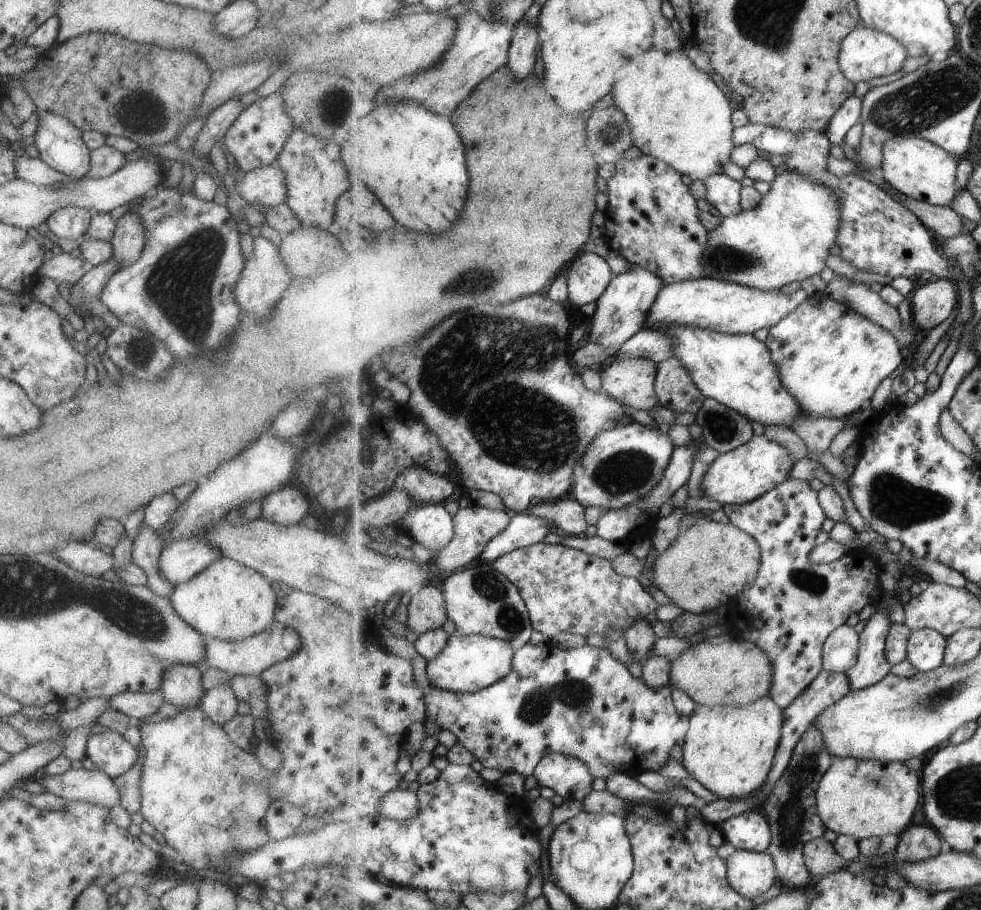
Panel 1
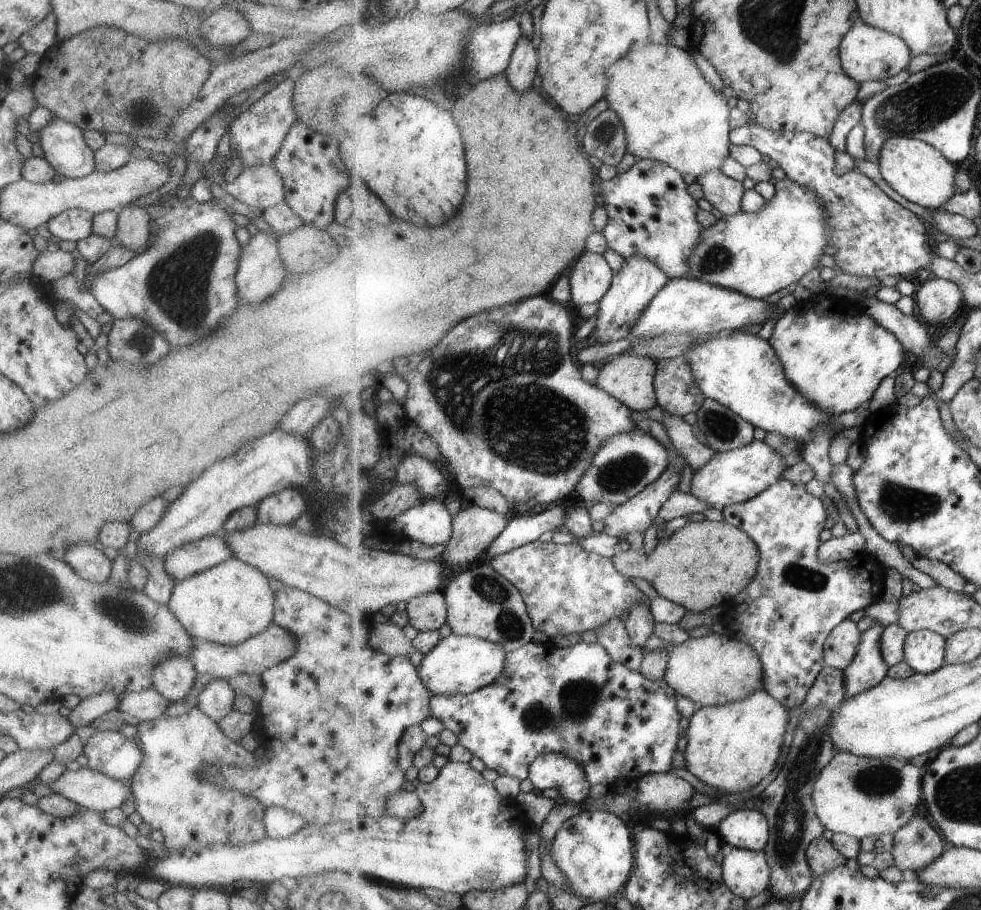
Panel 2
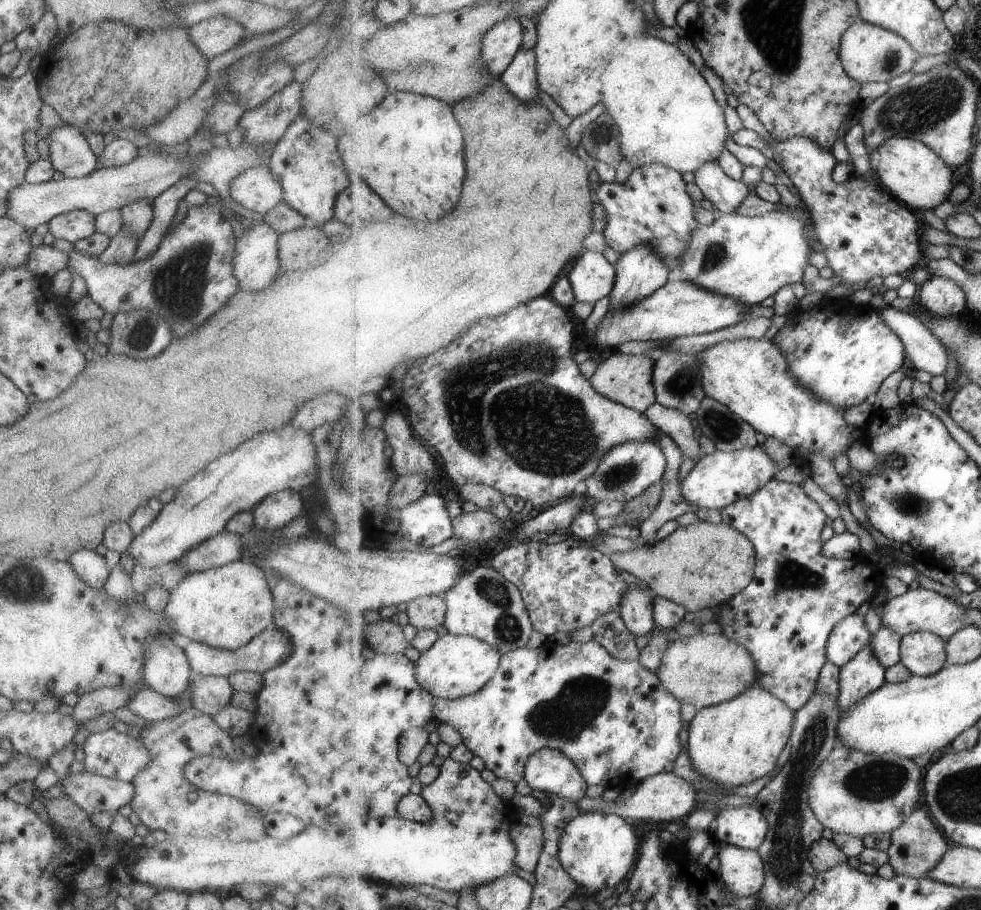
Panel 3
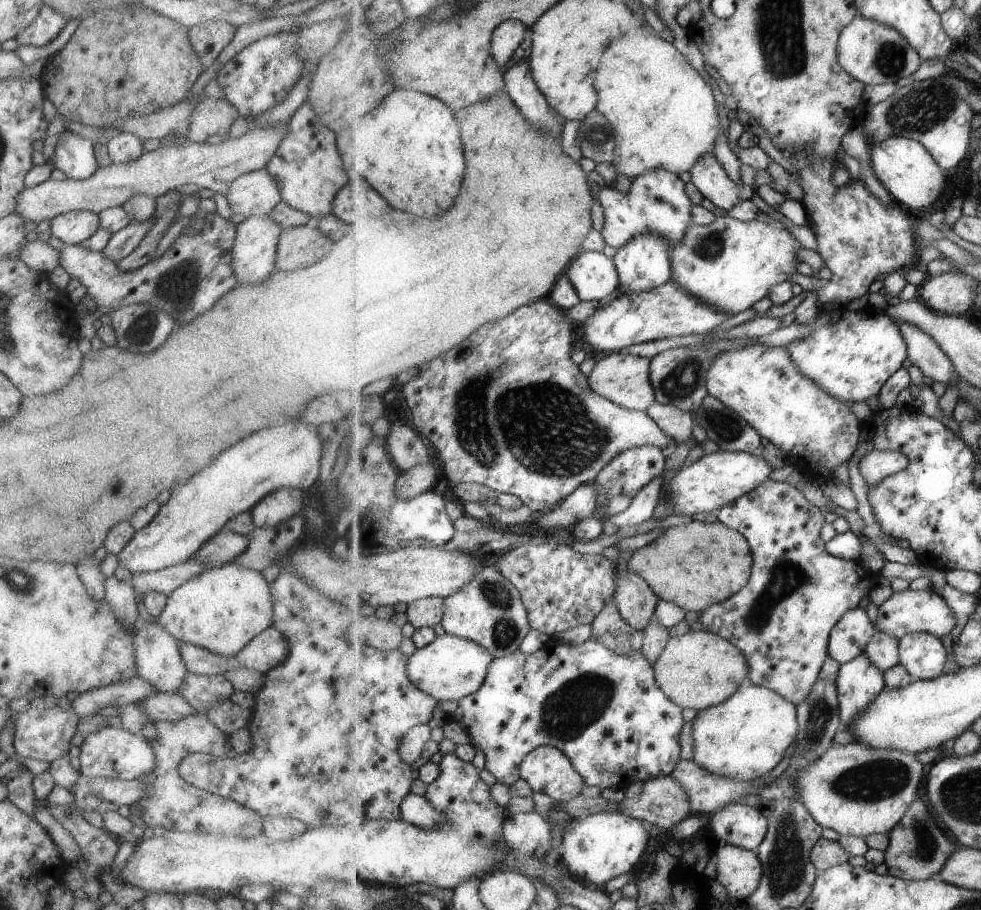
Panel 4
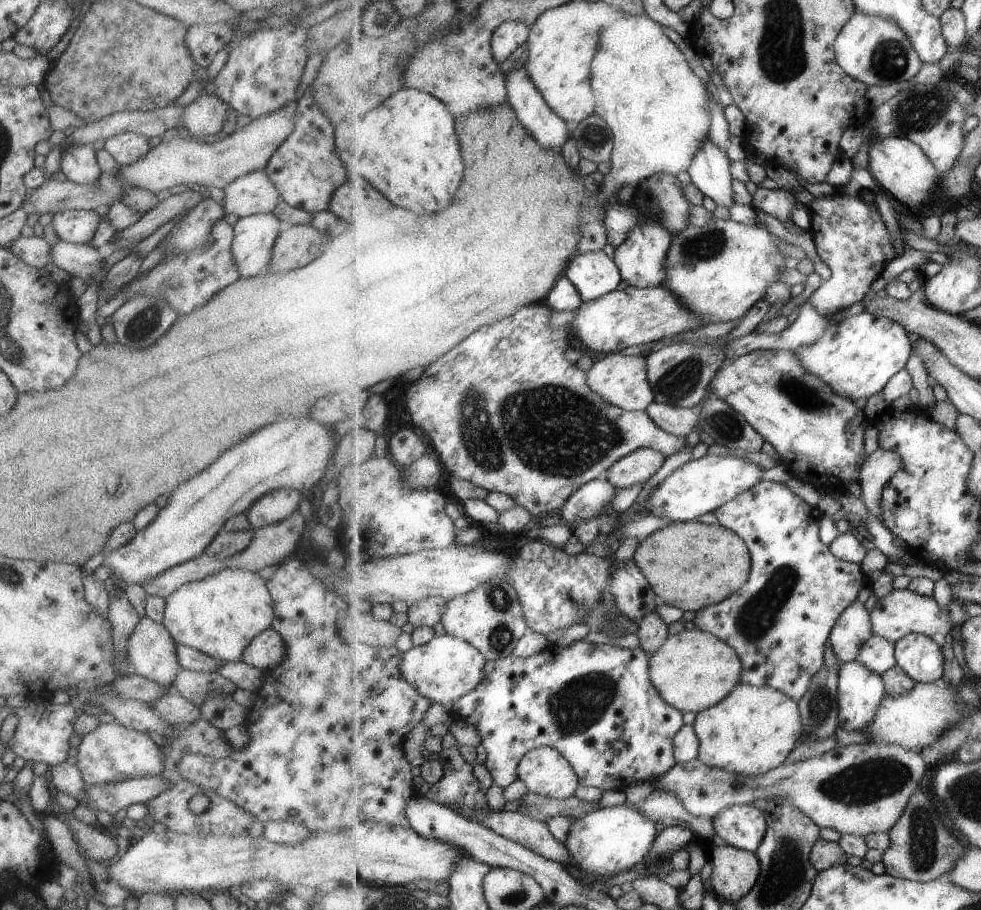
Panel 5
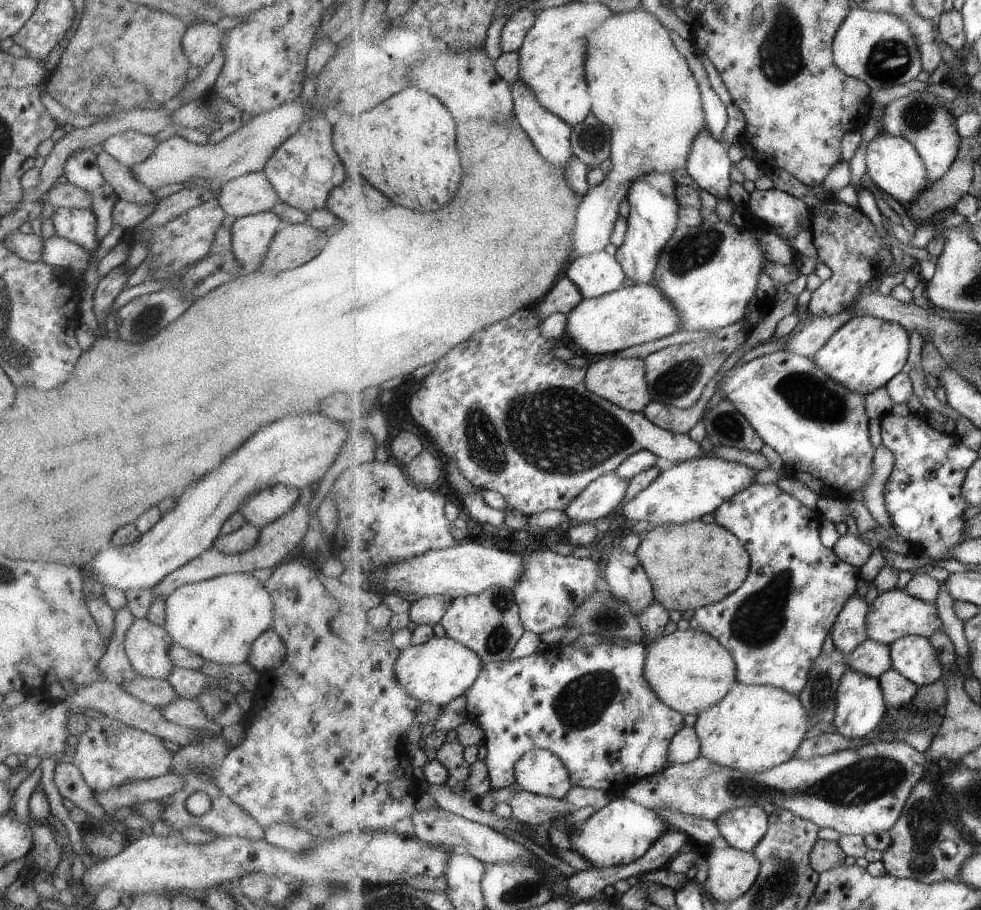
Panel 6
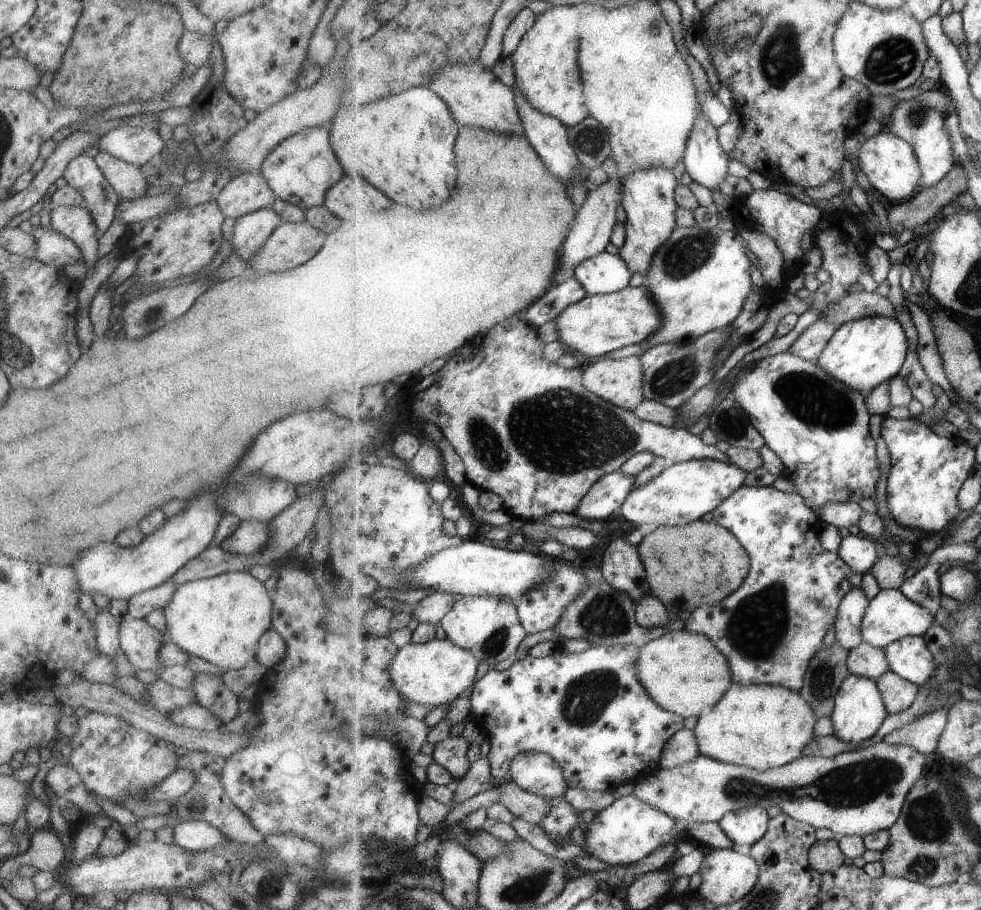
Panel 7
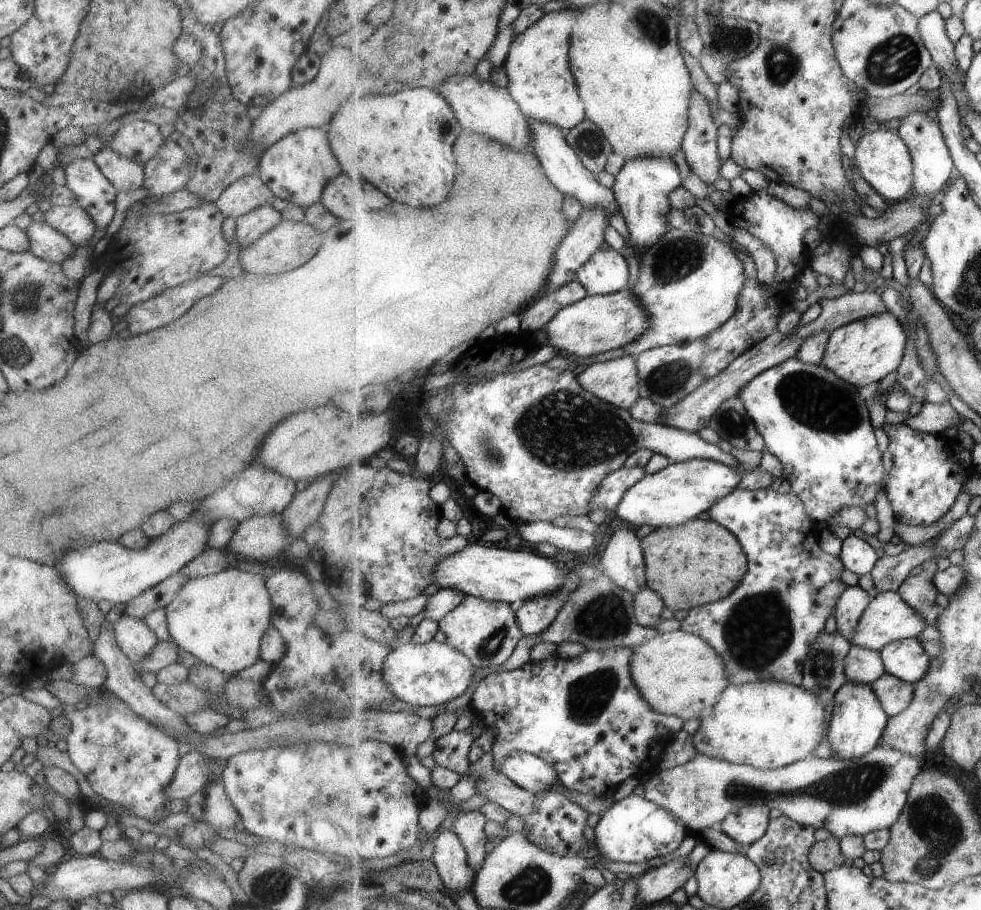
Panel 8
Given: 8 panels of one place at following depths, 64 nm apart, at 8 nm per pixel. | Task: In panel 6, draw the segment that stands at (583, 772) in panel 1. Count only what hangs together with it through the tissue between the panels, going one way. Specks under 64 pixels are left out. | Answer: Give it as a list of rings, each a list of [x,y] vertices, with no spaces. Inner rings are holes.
[[[548,749],[528,751],[514,770],[517,786],[529,793],[565,799],[573,787],[566,765]]]

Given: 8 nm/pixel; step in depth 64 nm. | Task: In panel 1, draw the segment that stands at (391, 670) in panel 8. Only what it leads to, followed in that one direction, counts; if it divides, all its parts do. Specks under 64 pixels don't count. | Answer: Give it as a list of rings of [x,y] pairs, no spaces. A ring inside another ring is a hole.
[[[455,633],[427,664],[431,687],[457,693],[475,693],[491,687],[511,671],[516,650],[503,640]]]

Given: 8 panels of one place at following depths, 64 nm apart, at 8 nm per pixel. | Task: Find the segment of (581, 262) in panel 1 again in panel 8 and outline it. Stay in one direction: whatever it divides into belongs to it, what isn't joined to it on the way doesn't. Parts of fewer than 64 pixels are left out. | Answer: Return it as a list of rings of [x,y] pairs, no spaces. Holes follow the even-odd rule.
[[[601,249],[579,268],[576,280],[588,290],[589,295],[608,295],[627,287],[629,276],[629,264],[620,251]]]

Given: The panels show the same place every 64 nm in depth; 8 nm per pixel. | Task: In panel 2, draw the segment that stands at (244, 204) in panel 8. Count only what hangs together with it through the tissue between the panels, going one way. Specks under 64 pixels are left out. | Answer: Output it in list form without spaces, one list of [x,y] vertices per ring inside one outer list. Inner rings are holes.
[[[270,165],[245,167],[231,182],[220,186],[235,200],[262,212],[284,201],[282,181]]]

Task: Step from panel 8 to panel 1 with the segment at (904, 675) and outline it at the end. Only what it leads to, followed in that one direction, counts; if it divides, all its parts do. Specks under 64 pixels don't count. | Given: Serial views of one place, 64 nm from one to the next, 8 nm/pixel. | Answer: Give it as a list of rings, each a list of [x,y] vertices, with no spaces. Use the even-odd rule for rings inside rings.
[[[915,630],[907,644],[907,659],[920,673],[936,670],[944,665],[947,644],[947,637],[937,630]]]

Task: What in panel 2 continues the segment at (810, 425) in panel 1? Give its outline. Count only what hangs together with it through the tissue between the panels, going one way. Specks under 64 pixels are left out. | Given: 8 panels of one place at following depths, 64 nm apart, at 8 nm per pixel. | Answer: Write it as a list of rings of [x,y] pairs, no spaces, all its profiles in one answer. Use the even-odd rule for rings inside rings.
[[[864,403],[857,410],[833,416],[831,423],[822,423],[822,426],[812,435],[803,450],[804,461],[807,462],[815,472],[815,479],[825,484],[833,480],[833,464],[830,458],[830,447],[835,434],[849,427],[865,426],[866,421],[872,414],[870,406]]]

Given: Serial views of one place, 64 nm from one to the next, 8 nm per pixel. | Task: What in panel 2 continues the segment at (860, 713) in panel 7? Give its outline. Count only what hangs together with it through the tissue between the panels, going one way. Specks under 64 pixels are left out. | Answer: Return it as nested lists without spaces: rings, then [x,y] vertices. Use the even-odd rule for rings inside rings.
[[[873,620],[872,626],[865,630],[861,647],[853,663],[844,672],[846,699],[876,688],[886,680],[890,667],[883,659],[880,648],[883,624]]]

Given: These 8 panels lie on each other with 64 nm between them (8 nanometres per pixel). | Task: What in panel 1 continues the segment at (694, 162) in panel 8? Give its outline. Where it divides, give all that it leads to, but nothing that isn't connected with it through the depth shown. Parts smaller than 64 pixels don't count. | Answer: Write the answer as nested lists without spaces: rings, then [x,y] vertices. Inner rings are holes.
[[[723,173],[712,175],[703,182],[708,187],[706,200],[714,211],[724,218],[742,212],[740,203],[744,183],[739,183]]]

